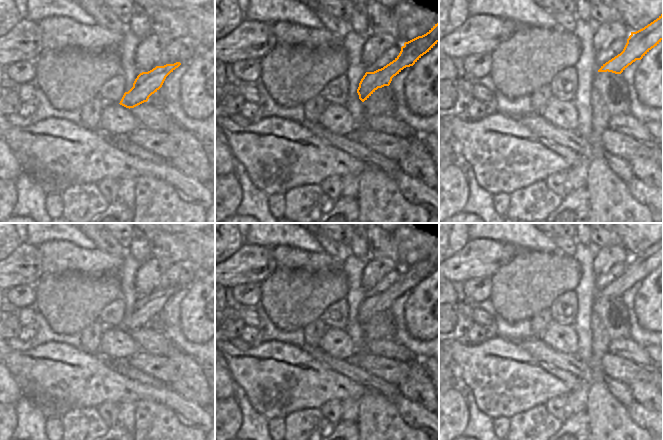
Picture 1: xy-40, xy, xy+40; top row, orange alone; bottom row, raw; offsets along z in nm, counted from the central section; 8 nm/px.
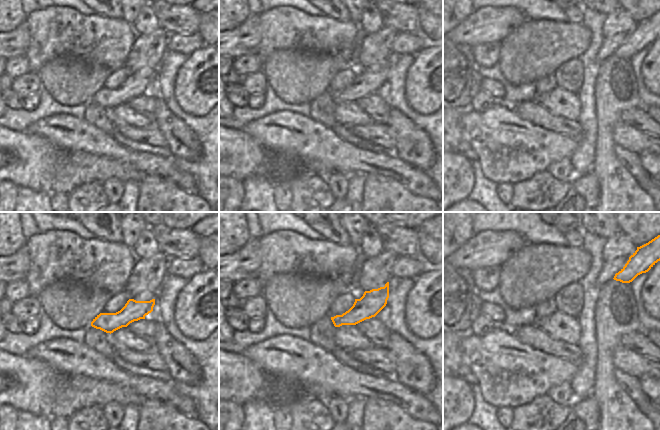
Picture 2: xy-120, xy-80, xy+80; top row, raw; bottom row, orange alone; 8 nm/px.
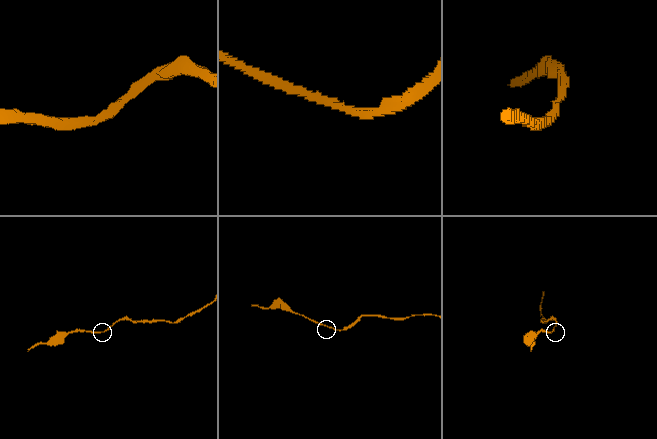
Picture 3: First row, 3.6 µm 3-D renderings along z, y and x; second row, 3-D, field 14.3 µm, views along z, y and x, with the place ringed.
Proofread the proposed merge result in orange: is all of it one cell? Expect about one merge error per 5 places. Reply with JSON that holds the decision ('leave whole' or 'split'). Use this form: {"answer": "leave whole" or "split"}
{"answer": "leave whole"}

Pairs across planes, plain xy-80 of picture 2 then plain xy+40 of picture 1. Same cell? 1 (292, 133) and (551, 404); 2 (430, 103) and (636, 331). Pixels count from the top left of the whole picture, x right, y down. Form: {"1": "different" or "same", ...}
{"1": "different", "2": "different"}

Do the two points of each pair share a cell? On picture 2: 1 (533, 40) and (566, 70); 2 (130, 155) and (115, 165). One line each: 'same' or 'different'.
1: different
2: different

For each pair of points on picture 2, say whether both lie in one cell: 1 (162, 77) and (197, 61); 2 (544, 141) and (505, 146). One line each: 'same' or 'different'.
1: different
2: same

